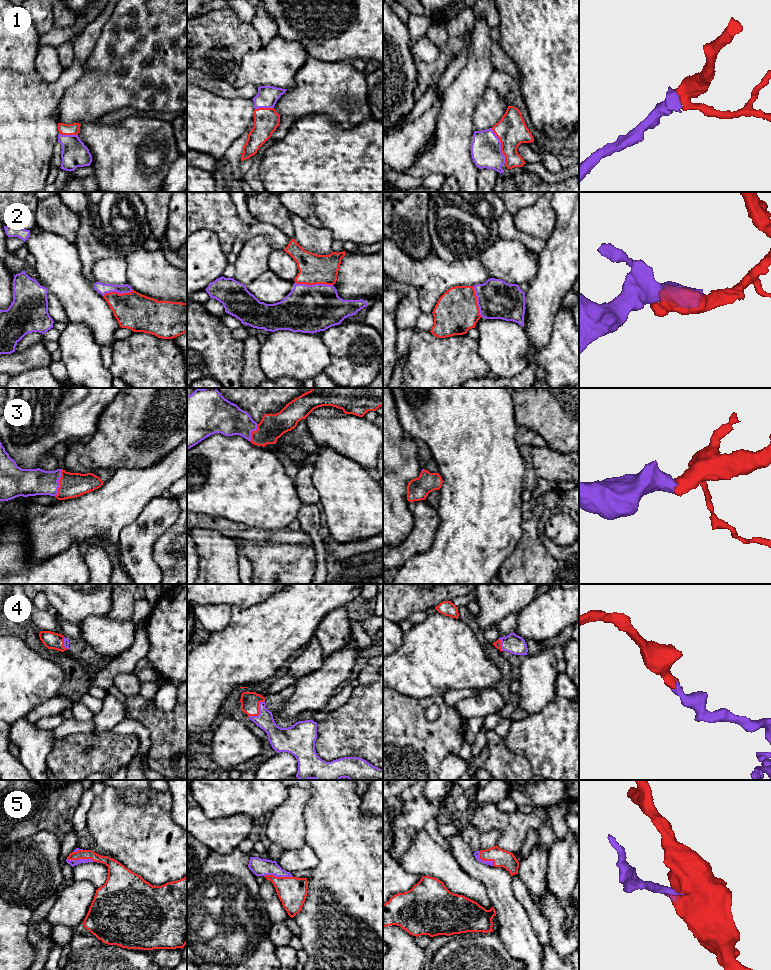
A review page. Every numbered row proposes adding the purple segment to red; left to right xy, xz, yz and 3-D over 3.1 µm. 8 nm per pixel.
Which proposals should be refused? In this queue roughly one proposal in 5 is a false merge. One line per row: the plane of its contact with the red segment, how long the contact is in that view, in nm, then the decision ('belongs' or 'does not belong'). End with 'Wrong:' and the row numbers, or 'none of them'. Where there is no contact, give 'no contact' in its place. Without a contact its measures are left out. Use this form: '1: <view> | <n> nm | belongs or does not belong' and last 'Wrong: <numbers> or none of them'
1: yz | 300 nm | belongs
2: xz | 300 nm | belongs
3: xy | 240 nm | belongs
4: xz | 190 nm | belongs
5: xz | 240 nm | belongs
Wrong: none of them

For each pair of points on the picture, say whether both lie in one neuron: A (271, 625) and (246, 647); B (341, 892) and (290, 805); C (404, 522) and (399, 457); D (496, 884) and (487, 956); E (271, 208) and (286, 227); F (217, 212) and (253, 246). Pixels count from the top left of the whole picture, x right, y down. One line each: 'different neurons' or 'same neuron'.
A: same neuron
B: different neurons
C: same neuron
D: different neurons
E: same neuron
F: different neurons

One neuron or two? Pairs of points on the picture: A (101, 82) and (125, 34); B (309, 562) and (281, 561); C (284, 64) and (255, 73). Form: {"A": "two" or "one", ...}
{"A": "one", "B": "one", "C": "one"}

